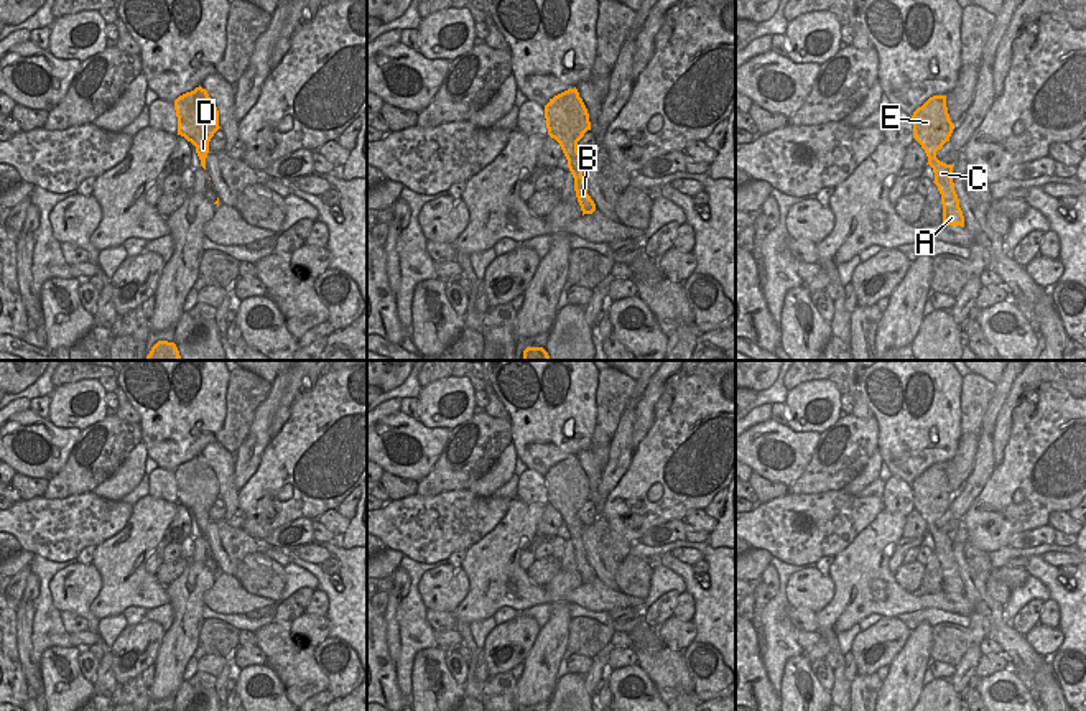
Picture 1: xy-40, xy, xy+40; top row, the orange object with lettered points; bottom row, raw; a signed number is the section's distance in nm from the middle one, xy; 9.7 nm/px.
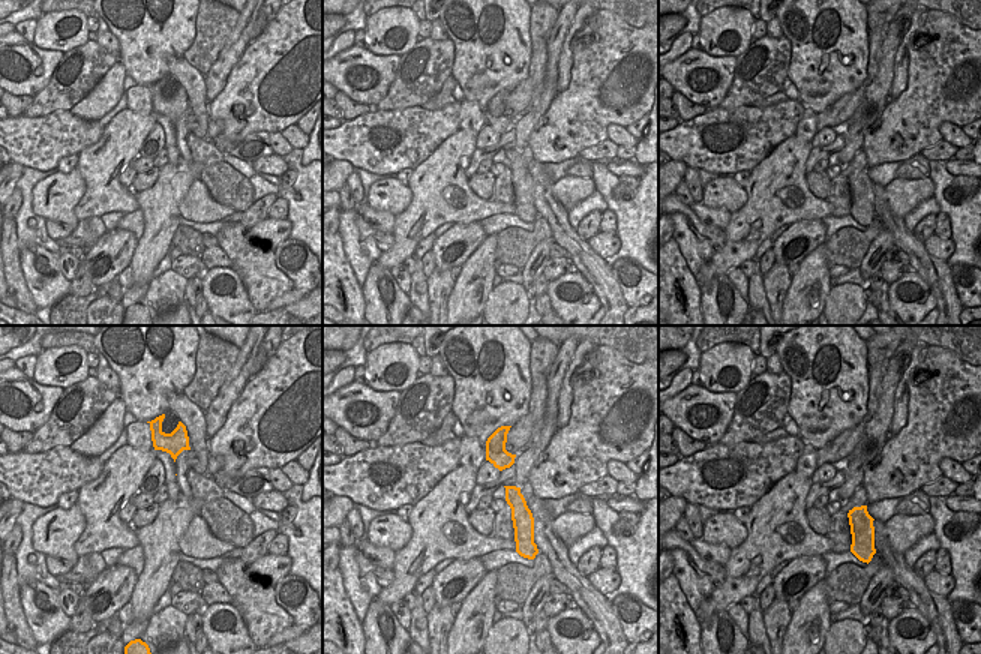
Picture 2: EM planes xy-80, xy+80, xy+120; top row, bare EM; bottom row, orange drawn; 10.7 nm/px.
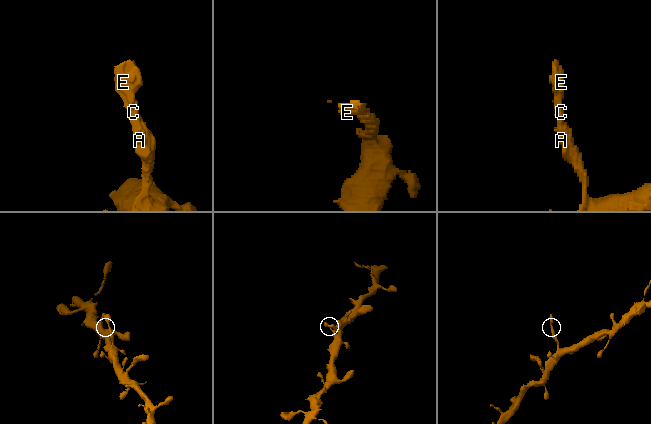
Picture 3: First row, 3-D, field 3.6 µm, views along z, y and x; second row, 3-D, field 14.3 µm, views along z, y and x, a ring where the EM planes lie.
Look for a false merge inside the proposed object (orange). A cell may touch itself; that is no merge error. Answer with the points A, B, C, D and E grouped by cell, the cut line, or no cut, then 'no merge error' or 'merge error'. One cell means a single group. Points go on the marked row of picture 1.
groups A B C D E; cut none; no merge error

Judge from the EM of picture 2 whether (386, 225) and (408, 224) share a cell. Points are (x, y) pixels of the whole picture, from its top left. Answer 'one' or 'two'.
two

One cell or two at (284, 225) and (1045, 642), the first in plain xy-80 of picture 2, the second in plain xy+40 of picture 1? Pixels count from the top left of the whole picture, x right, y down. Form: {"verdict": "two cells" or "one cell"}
{"verdict": "one cell"}

